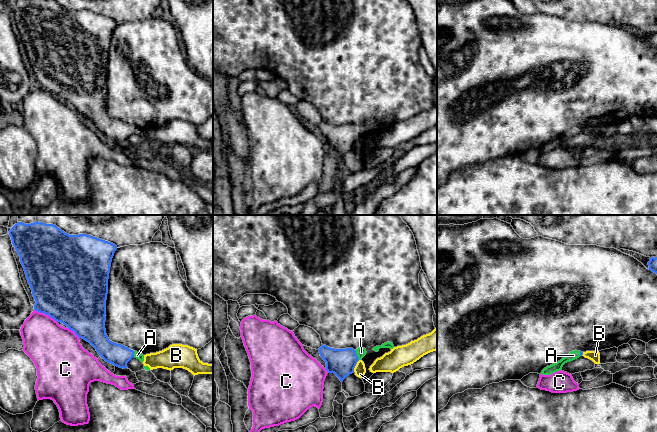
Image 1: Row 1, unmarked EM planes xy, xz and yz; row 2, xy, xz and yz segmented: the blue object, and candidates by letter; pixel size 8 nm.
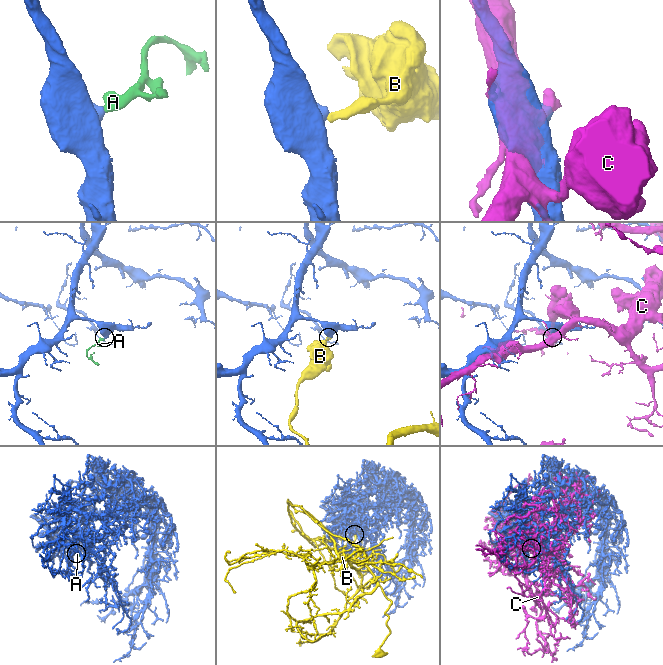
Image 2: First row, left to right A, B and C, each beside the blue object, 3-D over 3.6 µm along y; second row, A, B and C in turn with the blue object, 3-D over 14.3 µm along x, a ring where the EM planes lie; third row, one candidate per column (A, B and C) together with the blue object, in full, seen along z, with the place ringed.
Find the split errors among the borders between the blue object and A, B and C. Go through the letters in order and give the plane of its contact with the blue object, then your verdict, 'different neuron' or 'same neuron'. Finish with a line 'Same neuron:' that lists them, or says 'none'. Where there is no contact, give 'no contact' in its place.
A: xz | same neuron
B: xz | different neuron
C: xy | different neuron
Same neuron: A

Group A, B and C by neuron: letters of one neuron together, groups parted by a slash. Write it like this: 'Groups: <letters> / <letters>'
Groups: A / B / C

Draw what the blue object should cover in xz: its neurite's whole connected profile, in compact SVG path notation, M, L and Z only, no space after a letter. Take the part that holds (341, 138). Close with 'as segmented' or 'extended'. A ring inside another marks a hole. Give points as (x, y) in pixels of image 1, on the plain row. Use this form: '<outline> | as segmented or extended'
M323 121L318 125L320 132L326 138L328 149L334 149L341 158L354 149L354 144L359 136L366 131L365 124L334 125Z | extended

